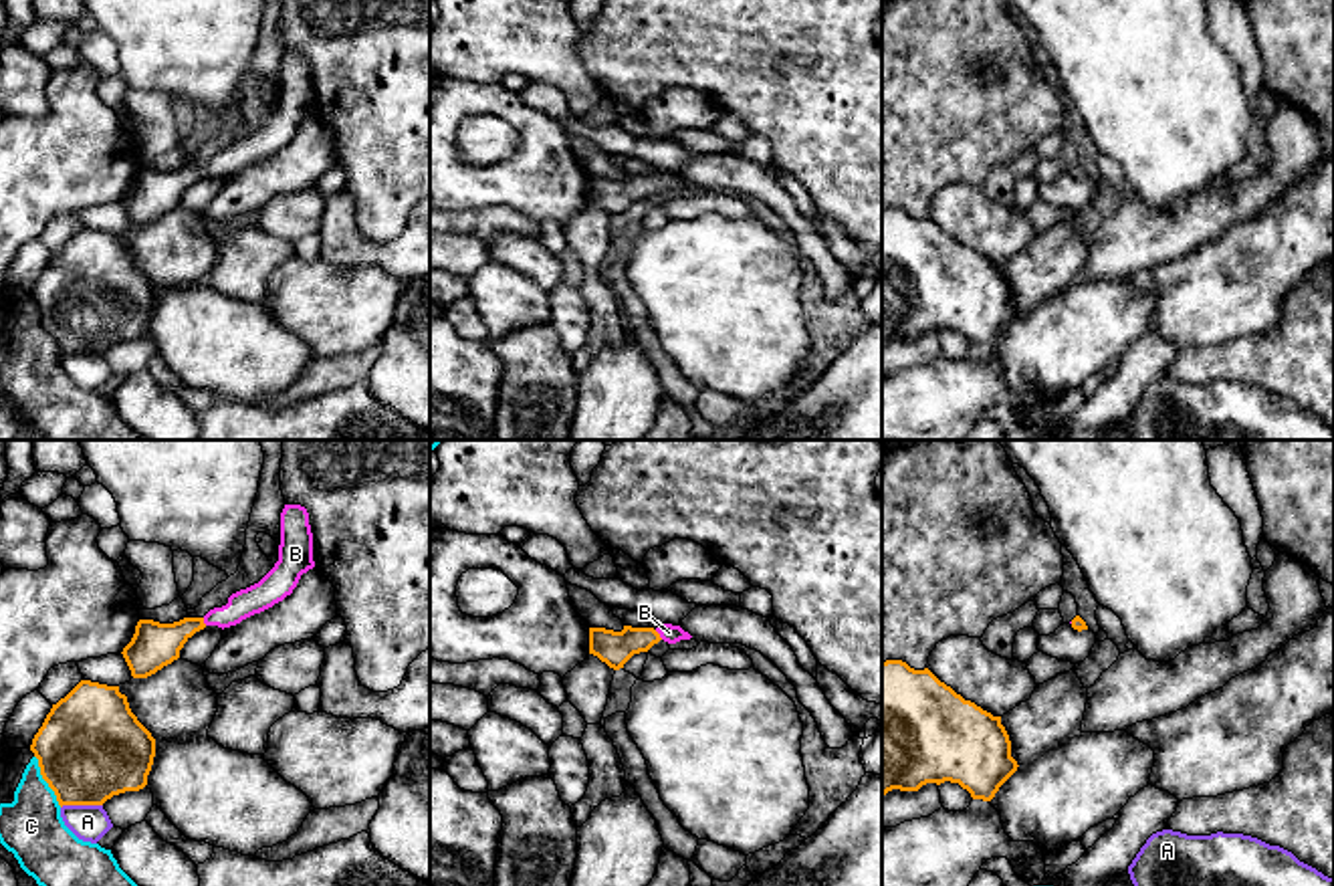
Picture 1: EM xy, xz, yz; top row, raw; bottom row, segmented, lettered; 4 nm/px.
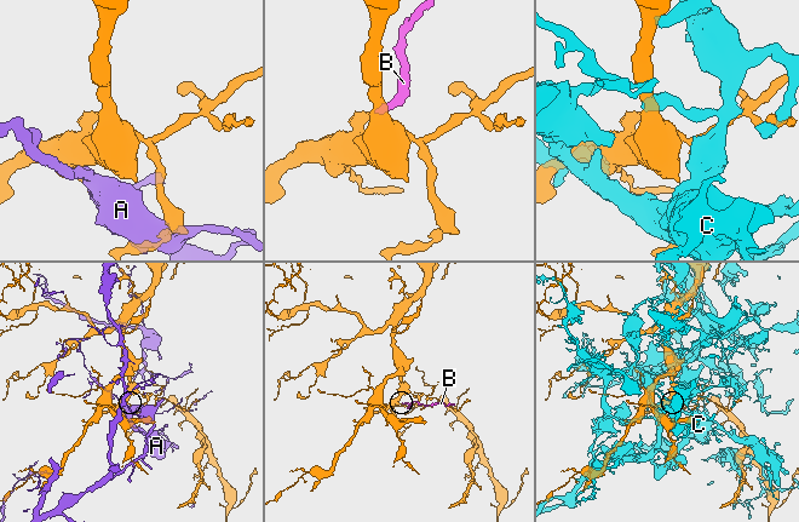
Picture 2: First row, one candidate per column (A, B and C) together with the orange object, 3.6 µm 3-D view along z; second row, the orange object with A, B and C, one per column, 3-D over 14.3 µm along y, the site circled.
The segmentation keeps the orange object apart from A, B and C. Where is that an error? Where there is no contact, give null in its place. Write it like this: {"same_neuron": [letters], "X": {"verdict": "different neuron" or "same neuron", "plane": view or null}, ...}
{"same_neuron": ["B"], "A": {"verdict": "different neuron", "plane": "xy"}, "B": {"verdict": "same neuron", "plane": "xz"}, "C": {"verdict": "different neuron", "plane": "xy"}}

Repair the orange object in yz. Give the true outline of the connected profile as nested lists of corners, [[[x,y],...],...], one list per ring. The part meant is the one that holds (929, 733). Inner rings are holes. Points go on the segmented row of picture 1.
[[[882,662],[882,797],[892,789],[918,791],[926,783],[951,781],[973,799],[991,801],[1017,767],[1001,716],[965,700],[928,668]]]

